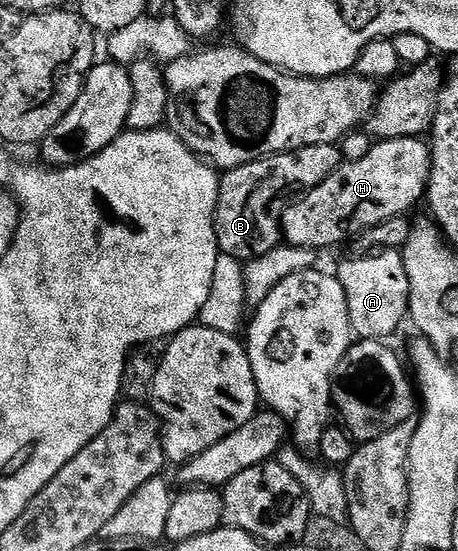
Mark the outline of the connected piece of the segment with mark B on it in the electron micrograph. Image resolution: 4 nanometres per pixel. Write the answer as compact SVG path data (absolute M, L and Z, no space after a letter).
M334 143L309 145L296 151L266 155L232 171L222 172L215 210L215 232L220 252L231 259L250 261L280 246L283 239L283 208L325 181L344 162Z

